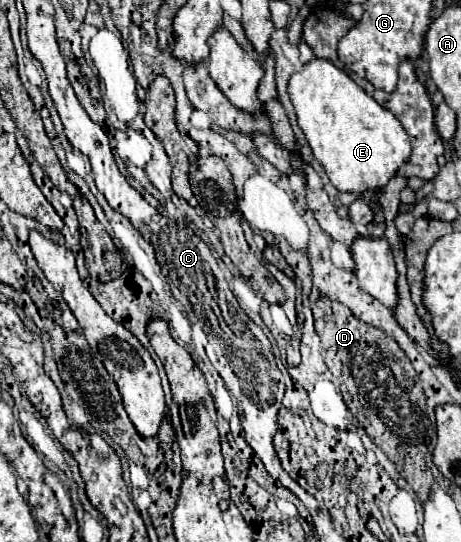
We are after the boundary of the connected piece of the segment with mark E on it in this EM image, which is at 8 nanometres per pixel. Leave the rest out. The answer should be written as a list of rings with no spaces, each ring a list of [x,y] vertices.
[[[313,58],[311,62],[303,64],[303,68],[289,78],[289,96],[297,112],[299,128],[303,130],[315,160],[325,168],[331,184],[339,192],[363,194],[367,190],[381,188],[389,182],[391,176],[395,176],[397,168],[405,160],[409,160],[411,144],[399,120],[387,108],[377,104],[373,96],[369,96],[361,86],[357,86],[345,72],[335,68],[329,60]]]

